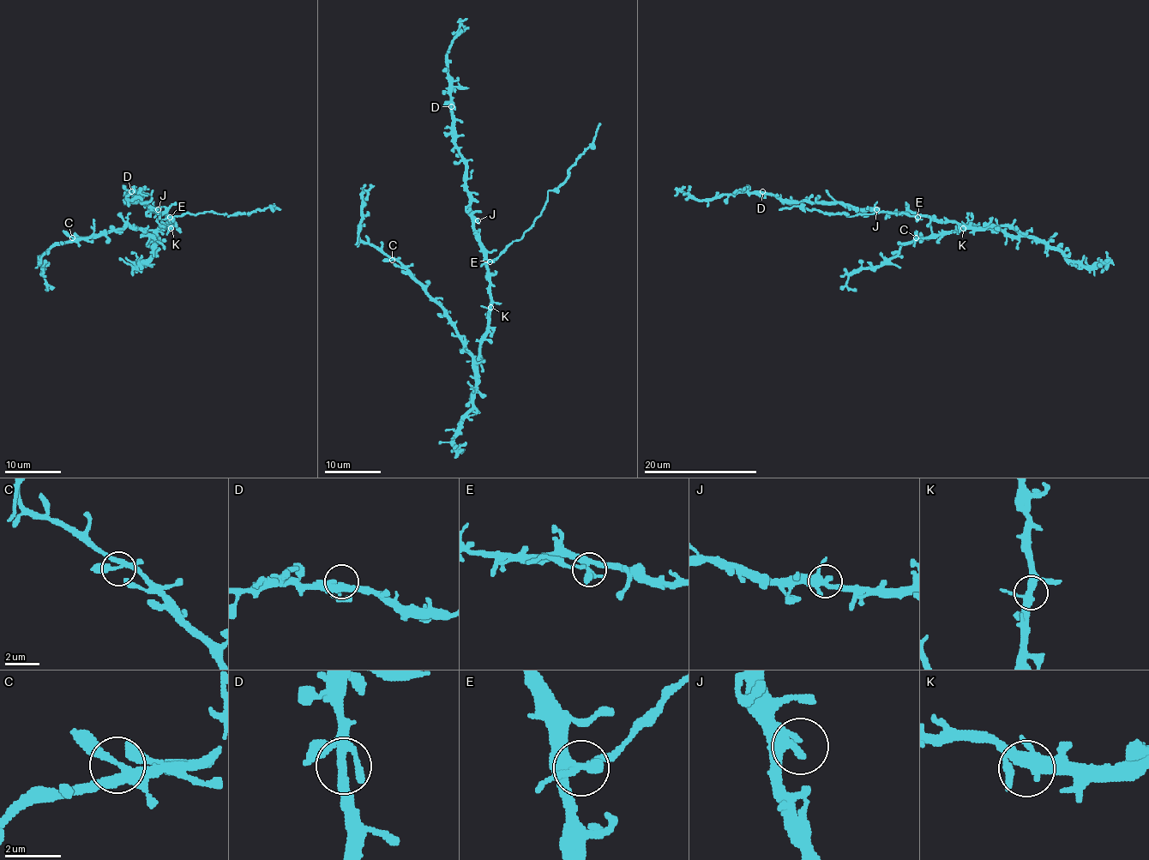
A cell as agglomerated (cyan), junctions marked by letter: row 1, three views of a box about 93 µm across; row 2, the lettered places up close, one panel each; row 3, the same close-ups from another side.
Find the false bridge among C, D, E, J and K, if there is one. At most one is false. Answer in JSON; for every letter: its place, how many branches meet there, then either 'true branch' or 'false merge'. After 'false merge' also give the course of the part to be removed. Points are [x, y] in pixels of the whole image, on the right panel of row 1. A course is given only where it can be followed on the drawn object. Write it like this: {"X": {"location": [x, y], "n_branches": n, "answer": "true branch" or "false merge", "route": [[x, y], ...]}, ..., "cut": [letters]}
{"C": {"location": [916, 237], "n_branches": 4, "answer": "true branch"}, "D": {"location": [762, 191], "n_branches": 4, "answer": "true branch"}, "E": {"location": [917, 217], "n_branches": 4, "answer": "false merge", "route": [[917, 216], [881, 211], [848, 216], [797, 207], [779, 209]]}, "J": {"location": [876, 209], "n_branches": 3, "answer": "true branch"}, "K": {"location": [963, 228], "n_branches": 4, "answer": "true branch"}, "cut": ["E"]}

